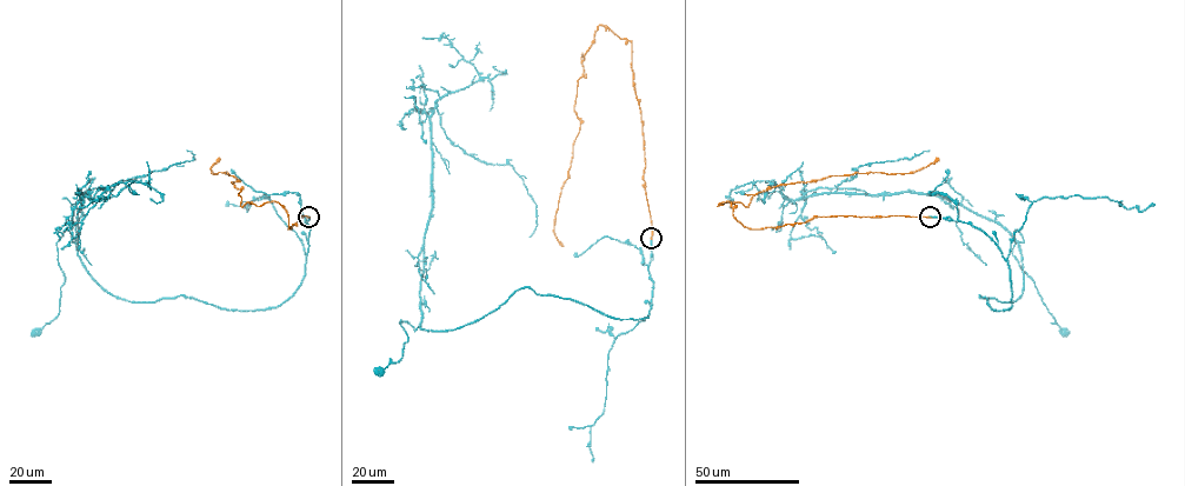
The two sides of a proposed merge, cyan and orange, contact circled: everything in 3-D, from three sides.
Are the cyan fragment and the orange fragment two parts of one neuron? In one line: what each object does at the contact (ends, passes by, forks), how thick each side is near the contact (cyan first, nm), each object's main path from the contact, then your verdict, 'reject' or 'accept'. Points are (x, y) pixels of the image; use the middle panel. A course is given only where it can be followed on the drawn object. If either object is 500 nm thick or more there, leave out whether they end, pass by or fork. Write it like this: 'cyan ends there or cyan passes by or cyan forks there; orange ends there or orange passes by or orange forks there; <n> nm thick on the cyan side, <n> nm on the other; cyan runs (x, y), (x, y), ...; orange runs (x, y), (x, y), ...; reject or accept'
cyan ends there; orange ends there; 180 nm thick on the cyan side, 280 nm on the other; cyan runs (651, 238), (647, 318), (611, 318), (524, 287), (451, 330), (415, 331), (400, 320), (403, 357), (379, 371); orange runs (651, 238), (632, 44), (599, 25), (578, 80), (574, 111), (580, 128), (554, 220), (553, 233), (563, 246); accept

